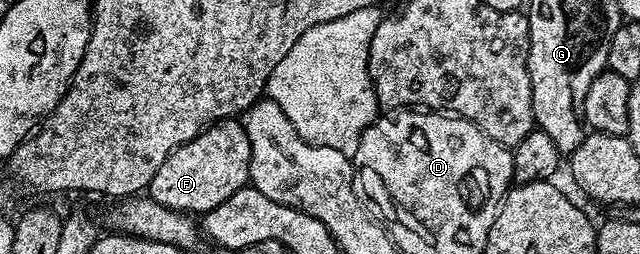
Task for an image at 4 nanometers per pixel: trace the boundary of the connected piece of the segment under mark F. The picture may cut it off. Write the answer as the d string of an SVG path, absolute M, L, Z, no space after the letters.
M240 119L218 120L199 133L191 142L179 146L155 170L147 189L149 199L155 200L176 212L204 214L215 210L219 202L227 202L231 194L249 184L251 142Z

